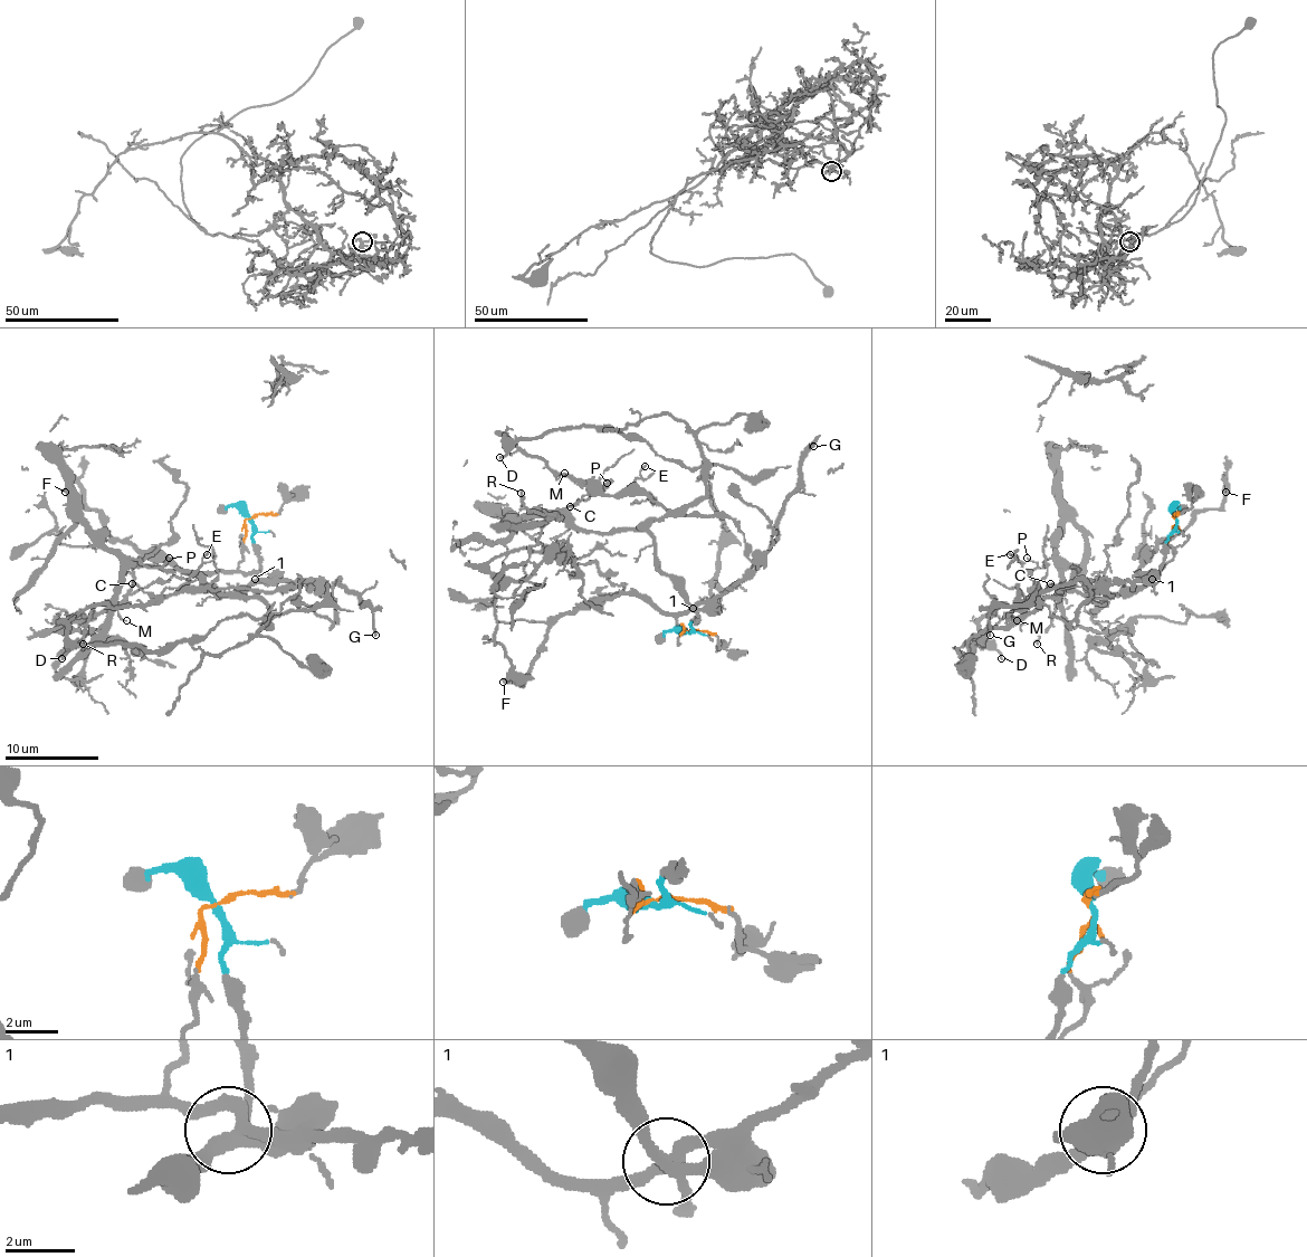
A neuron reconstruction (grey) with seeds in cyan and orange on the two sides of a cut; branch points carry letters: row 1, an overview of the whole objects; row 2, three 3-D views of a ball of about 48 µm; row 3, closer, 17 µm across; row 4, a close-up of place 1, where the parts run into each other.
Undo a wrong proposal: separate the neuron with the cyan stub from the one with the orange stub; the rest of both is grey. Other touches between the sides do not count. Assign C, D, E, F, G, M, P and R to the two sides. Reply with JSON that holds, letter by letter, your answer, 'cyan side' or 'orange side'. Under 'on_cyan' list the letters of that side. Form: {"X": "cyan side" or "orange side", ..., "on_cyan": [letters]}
{"C": "orange side", "D": "orange side", "E": "orange side", "F": "orange side", "G": "orange side", "M": "orange side", "P": "cyan side", "R": "cyan side", "on_cyan": ["P", "R"]}

